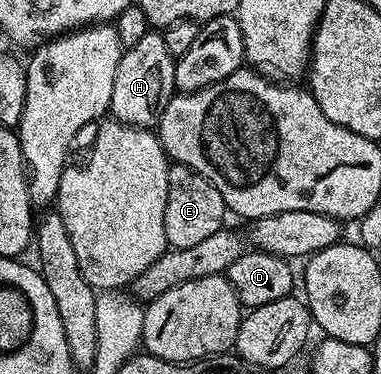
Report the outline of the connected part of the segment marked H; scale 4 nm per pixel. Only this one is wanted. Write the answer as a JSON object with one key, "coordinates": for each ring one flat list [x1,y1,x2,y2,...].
{"coordinates":[[150,30,135,46,123,49,118,62,118,74,114,74,114,94,110,94,111,119,120,120,123,124,129,124,135,128,155,129,160,123,162,110,176,92,175,69,176,57,170,54,170,50,166,50,166,42,159,31]]}

